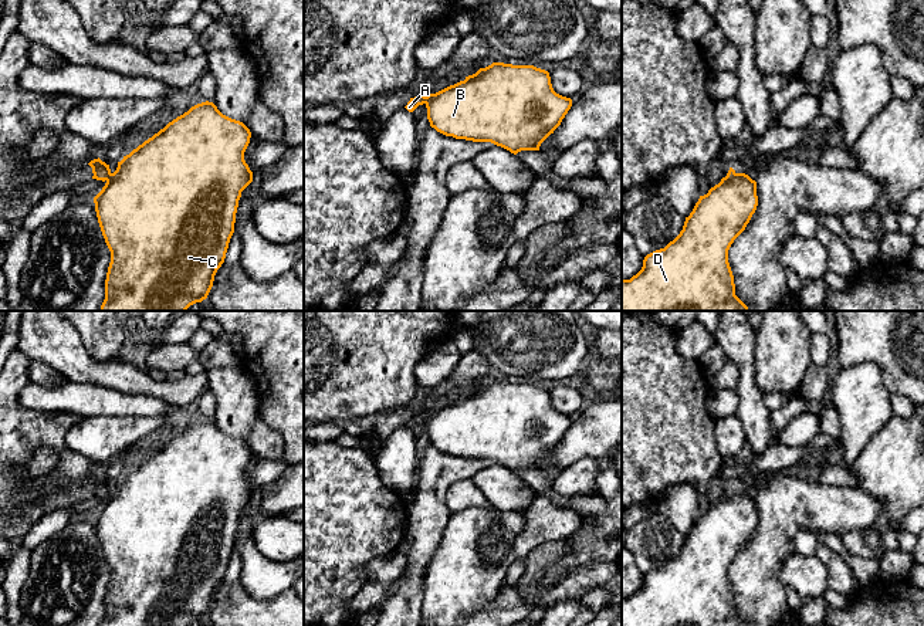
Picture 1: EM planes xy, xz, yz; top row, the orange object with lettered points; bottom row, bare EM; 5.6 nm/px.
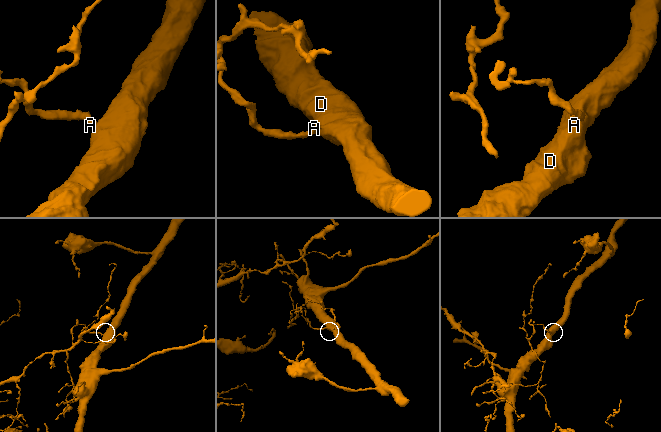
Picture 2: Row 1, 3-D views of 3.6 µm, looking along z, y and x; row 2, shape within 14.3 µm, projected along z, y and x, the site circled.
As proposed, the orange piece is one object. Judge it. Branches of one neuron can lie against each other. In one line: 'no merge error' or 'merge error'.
merge error

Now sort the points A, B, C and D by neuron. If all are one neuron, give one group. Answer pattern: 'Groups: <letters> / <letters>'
Groups: A / B C D

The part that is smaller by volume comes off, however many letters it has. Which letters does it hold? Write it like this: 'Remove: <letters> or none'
Remove: A

